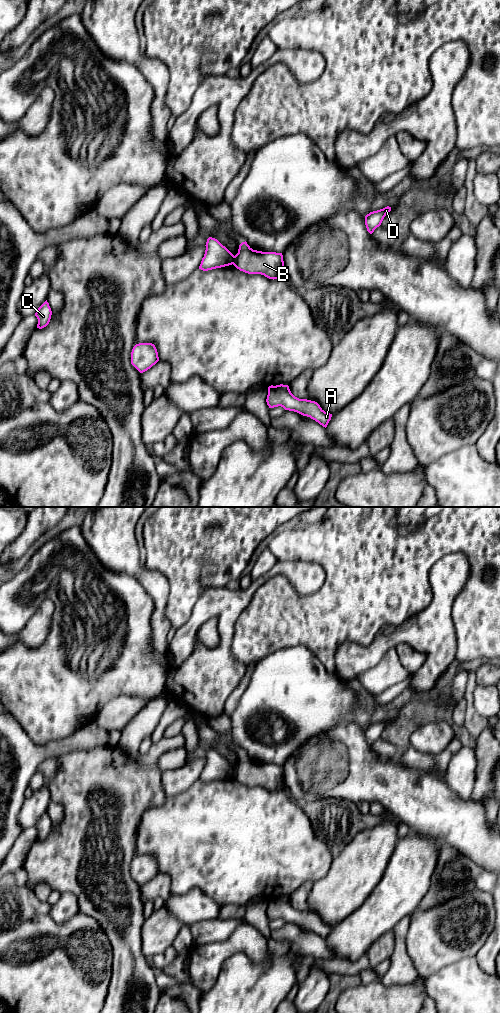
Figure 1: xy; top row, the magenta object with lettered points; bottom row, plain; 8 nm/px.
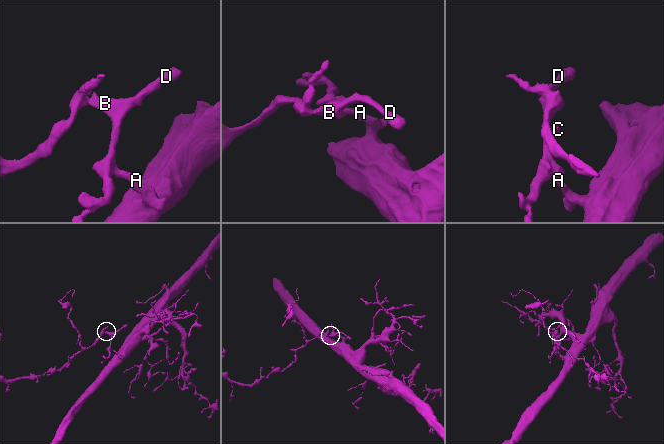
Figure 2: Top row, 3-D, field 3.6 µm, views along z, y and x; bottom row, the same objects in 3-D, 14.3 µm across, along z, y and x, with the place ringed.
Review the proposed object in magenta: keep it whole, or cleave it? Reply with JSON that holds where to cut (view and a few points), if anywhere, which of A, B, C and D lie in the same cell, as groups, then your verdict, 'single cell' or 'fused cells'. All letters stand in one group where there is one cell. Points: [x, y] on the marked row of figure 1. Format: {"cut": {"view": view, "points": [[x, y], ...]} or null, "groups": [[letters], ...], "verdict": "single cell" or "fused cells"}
{"cut": {"view": "xy", "points": [[234, 256], [232, 263]]}, "groups": [["A", "B", "D"], ["C"]], "verdict": "fused cells"}

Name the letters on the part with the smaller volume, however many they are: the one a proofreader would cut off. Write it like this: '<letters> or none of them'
C

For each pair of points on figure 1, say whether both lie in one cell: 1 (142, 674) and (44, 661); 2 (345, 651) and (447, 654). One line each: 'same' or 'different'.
1: same
2: same

